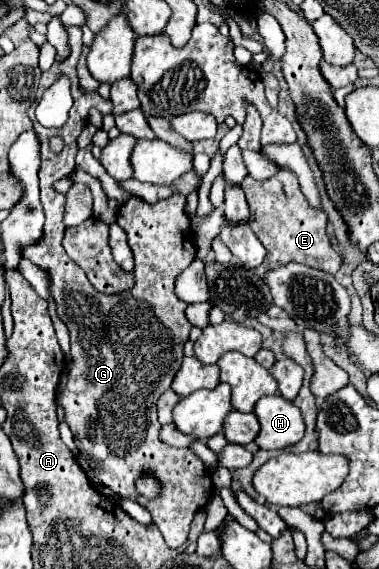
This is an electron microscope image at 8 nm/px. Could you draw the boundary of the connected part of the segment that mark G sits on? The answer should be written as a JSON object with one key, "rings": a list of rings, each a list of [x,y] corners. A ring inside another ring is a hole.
{"rings":[[[68,27],[70,33],[70,55],[68,59],[64,59],[62,63],[52,65],[48,71],[44,71],[38,87],[38,94],[36,101],[28,109],[28,117],[34,125],[34,131],[40,139],[40,199],[42,199],[42,207],[46,213],[46,223],[44,223],[44,235],[36,245],[28,245],[22,249],[22,257],[30,259],[34,265],[38,265],[40,269],[44,269],[48,273],[48,289],[50,295],[56,303],[56,313],[58,317],[64,321],[64,325],[70,331],[70,353],[72,353],[72,363],[68,369],[68,385],[60,395],[60,405],[66,411],[66,423],[70,425],[72,433],[74,433],[74,443],[80,451],[80,455],[88,461],[92,461],[92,471],[94,475],[100,479],[100,483],[108,489],[112,489],[116,495],[120,495],[122,499],[130,499],[134,501],[134,487],[136,481],[142,475],[152,473],[158,483],[162,485],[160,495],[156,497],[154,503],[140,503],[142,507],[146,507],[156,523],[156,527],[160,529],[160,533],[164,535],[164,541],[168,543],[168,547],[182,547],[186,543],[188,537],[188,527],[192,517],[196,515],[196,511],[200,507],[204,507],[208,503],[208,499],[212,497],[212,481],[210,475],[204,467],[204,463],[190,451],[190,449],[176,449],[170,447],[166,443],[162,443],[158,439],[158,417],[156,417],[156,401],[158,397],[170,389],[170,383],[176,375],[176,371],[180,369],[180,363],[184,359],[182,347],[188,341],[188,333],[190,333],[190,323],[184,315],[186,305],[176,297],[174,293],[174,281],[176,277],[192,263],[192,259],[196,257],[196,245],[194,245],[194,237],[190,231],[190,219],[184,211],[186,205],[186,197],[184,195],[172,195],[164,201],[158,201],[154,205],[146,203],[140,197],[132,197],[128,199],[120,209],[118,209],[118,225],[126,231],[128,235],[128,245],[134,253],[134,287],[116,295],[104,295],[98,293],[90,281],[86,281],[84,271],[80,271],[80,267],[66,255],[64,247],[62,247],[62,235],[64,235],[64,195],[60,195],[58,191],[54,191],[54,183],[68,177],[74,171],[74,157],[78,153],[78,145],[76,139],[82,131],[82,127],[88,121],[88,109],[90,107],[98,107],[100,111],[112,112],[112,102],[102,99],[98,93],[92,95],[84,95],[78,87],[78,77],[76,77],[76,65],[78,65],[78,57],[82,53],[82,29],[78,27]],[[60,75],[66,75],[70,79],[70,91],[72,91],[72,99],[74,105],[70,109],[70,117],[68,121],[60,127],[60,129],[46,129],[36,121],[35,108],[38,100],[41,99],[44,89],[48,89]],[[52,135],[58,135],[66,141],[66,147],[62,149],[60,155],[54,155],[48,149],[48,139]]]}

